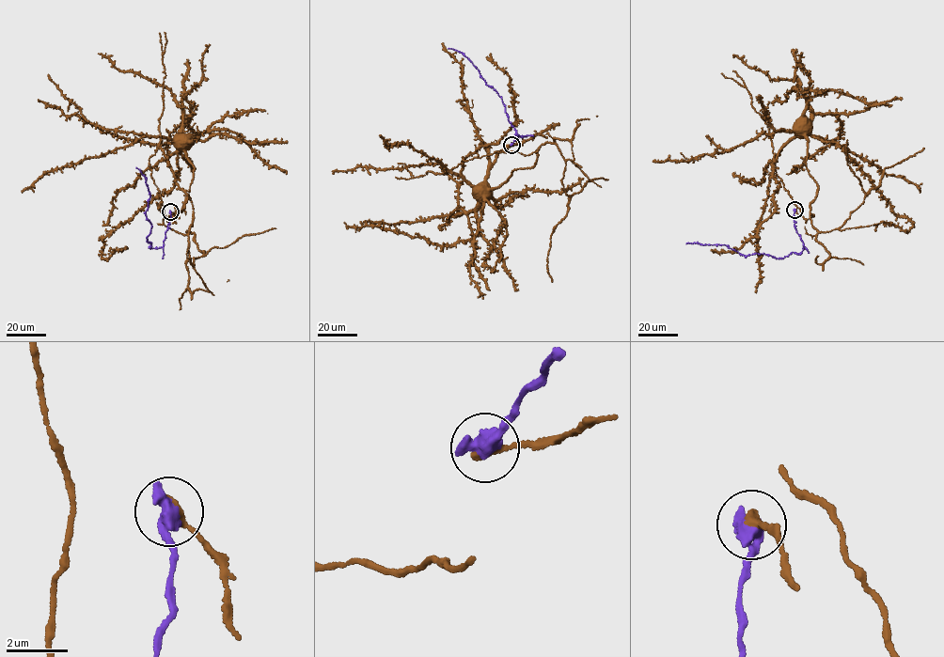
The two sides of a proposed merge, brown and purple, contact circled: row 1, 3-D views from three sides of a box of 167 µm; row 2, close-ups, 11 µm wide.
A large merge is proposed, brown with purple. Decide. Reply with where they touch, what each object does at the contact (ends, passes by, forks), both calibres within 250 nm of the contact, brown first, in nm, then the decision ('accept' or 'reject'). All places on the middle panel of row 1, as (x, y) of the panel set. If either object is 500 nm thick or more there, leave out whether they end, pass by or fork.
at (511, 145); 340 nm thick on the brown side, 650 nm on the other; reject

